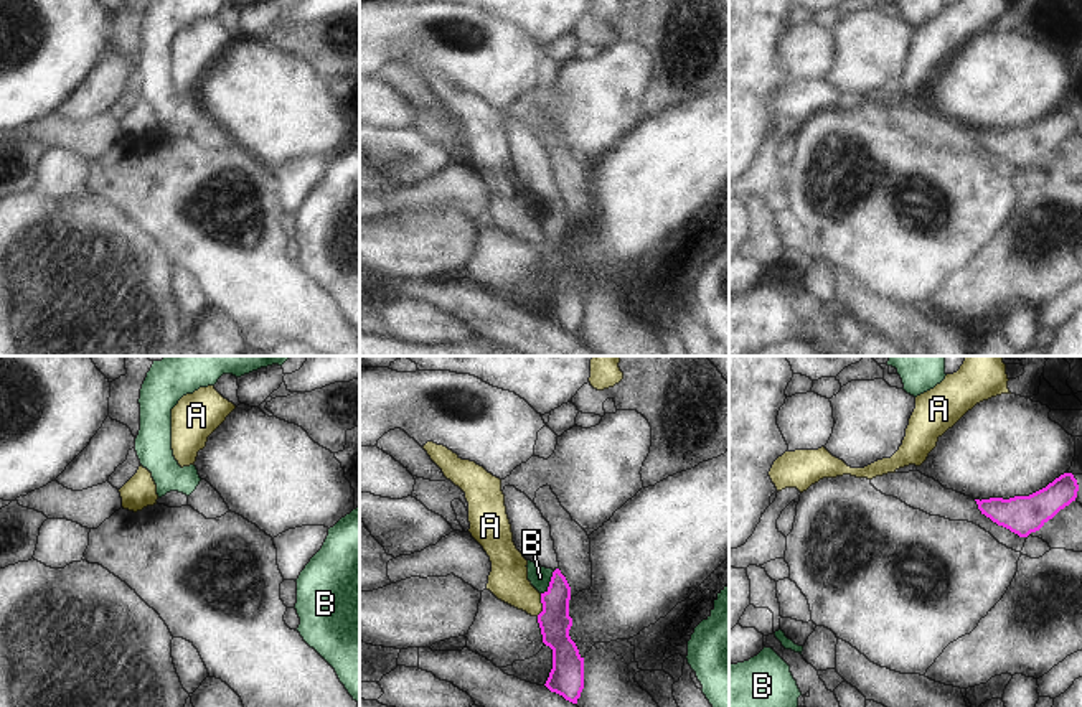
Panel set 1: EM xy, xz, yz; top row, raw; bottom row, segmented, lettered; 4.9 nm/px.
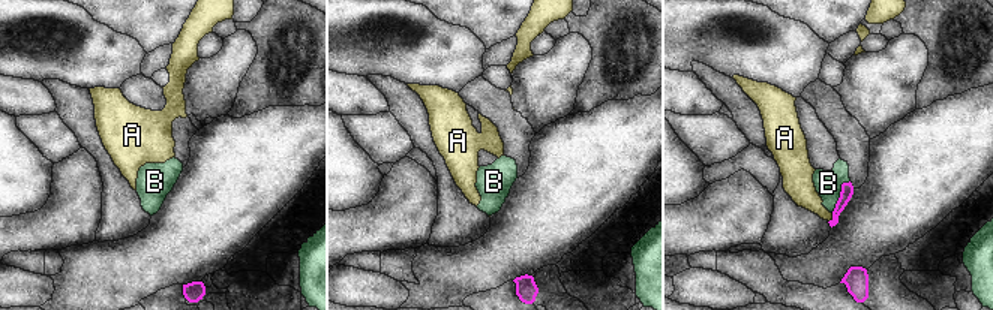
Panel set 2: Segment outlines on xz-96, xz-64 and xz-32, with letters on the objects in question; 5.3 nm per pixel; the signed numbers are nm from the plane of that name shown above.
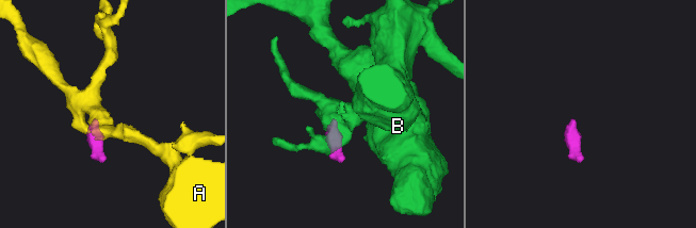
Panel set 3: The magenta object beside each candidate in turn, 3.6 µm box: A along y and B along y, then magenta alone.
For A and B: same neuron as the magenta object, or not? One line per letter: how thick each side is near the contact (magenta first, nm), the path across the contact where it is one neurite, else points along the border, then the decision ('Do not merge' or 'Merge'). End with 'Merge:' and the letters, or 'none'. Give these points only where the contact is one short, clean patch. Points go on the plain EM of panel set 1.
A: Thickness 160 nm (magenta) against 190 nm. Boundary: xz (541, 224), (541, 241), (536, 246). Do not merge
B: Thickness 160 nm (magenta) against 110 nm. Path across: xz (555, 252), (555, 220), (551, 211), (540, 208). Merge
Merge: B

